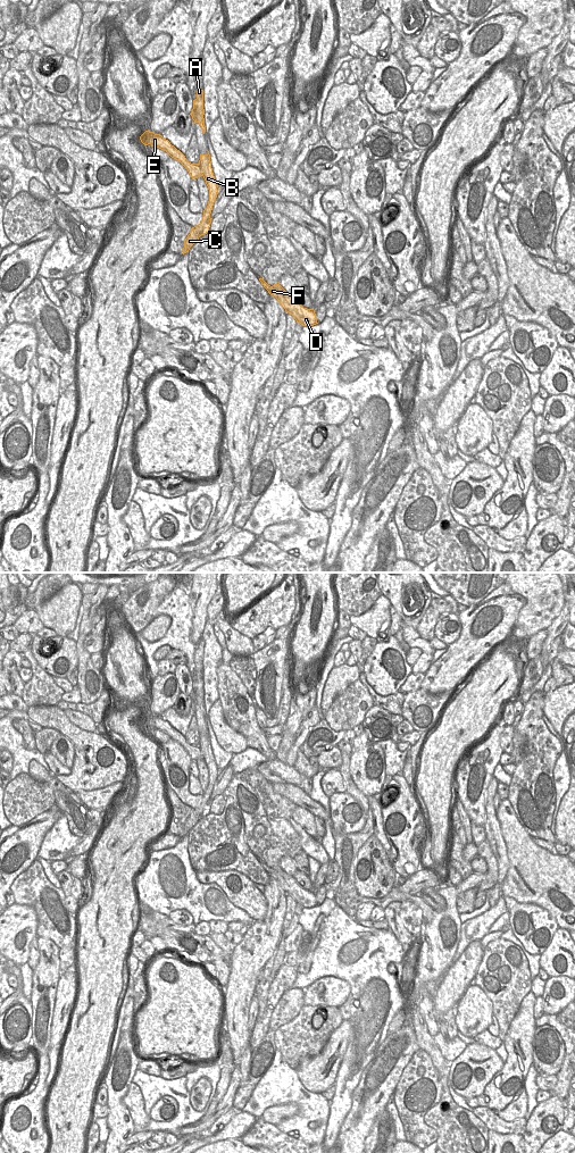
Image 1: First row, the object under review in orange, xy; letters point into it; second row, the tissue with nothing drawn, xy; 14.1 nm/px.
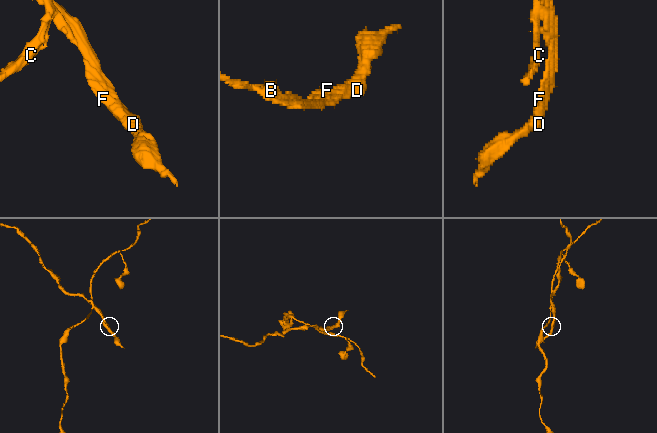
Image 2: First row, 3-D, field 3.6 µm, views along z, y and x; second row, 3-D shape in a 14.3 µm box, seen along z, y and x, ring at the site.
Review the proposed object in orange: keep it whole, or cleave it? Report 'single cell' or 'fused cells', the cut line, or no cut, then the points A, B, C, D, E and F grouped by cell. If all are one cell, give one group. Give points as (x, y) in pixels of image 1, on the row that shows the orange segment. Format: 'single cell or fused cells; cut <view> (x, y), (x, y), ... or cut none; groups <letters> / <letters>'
fused cells; cut xy (198, 164), (202, 173); groups A B C / D E F

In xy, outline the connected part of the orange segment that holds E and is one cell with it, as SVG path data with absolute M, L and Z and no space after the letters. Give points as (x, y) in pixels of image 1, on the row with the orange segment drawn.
M145 131L140 136L140 140L144 145L150 144L151 147L159 148L166 151L172 158L180 161L188 169L192 179L201 176L202 173L201 173L200 165L189 162L185 156L180 150L177 150L174 145L172 145L168 140L164 139L160 134L155 134L153 132Z

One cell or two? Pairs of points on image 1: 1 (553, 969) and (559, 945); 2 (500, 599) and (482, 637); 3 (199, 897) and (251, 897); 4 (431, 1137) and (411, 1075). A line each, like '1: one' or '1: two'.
1: one
2: one
3: two
4: one

